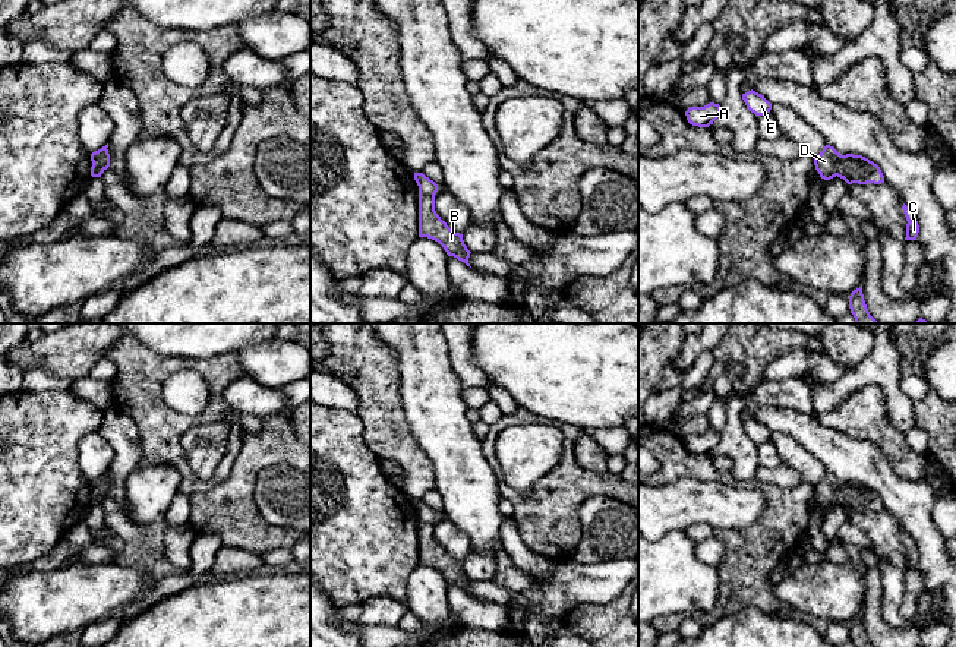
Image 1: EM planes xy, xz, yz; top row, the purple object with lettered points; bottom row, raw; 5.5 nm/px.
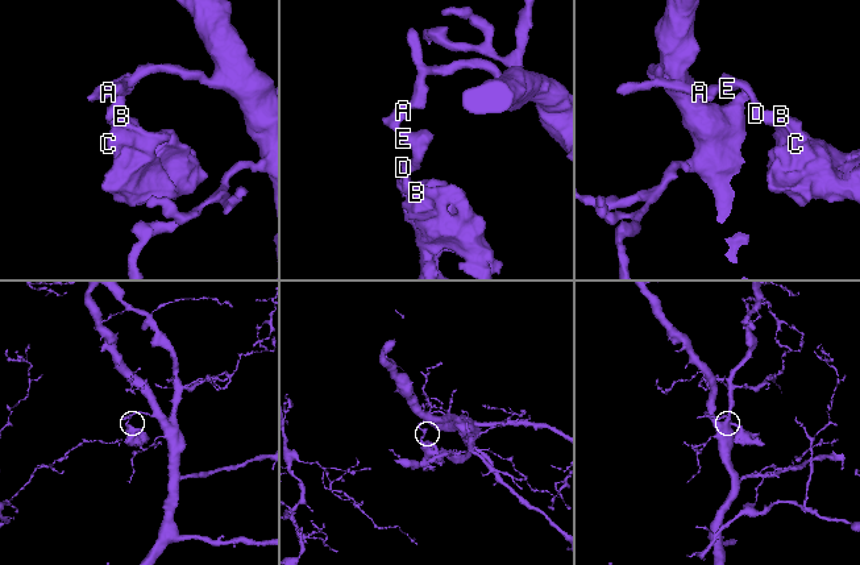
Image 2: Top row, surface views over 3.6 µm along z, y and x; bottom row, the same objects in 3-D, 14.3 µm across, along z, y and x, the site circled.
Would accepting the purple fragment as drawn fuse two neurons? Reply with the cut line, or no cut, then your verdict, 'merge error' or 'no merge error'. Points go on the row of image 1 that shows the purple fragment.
cut in yz along (841, 155), (836, 174); merge error

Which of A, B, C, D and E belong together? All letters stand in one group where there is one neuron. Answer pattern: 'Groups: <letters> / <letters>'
Groups: A D E / B C

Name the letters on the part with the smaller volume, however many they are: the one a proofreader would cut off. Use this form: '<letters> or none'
B, C

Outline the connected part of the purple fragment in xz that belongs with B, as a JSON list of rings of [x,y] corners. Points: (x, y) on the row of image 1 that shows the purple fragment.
[[[419,195],[419,237],[438,242],[448,256],[454,256],[467,266],[470,250],[464,244],[463,234],[451,230],[435,211],[435,196]]]

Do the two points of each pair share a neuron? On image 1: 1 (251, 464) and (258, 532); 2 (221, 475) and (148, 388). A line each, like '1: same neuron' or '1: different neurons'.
1: same neuron
2: same neuron

